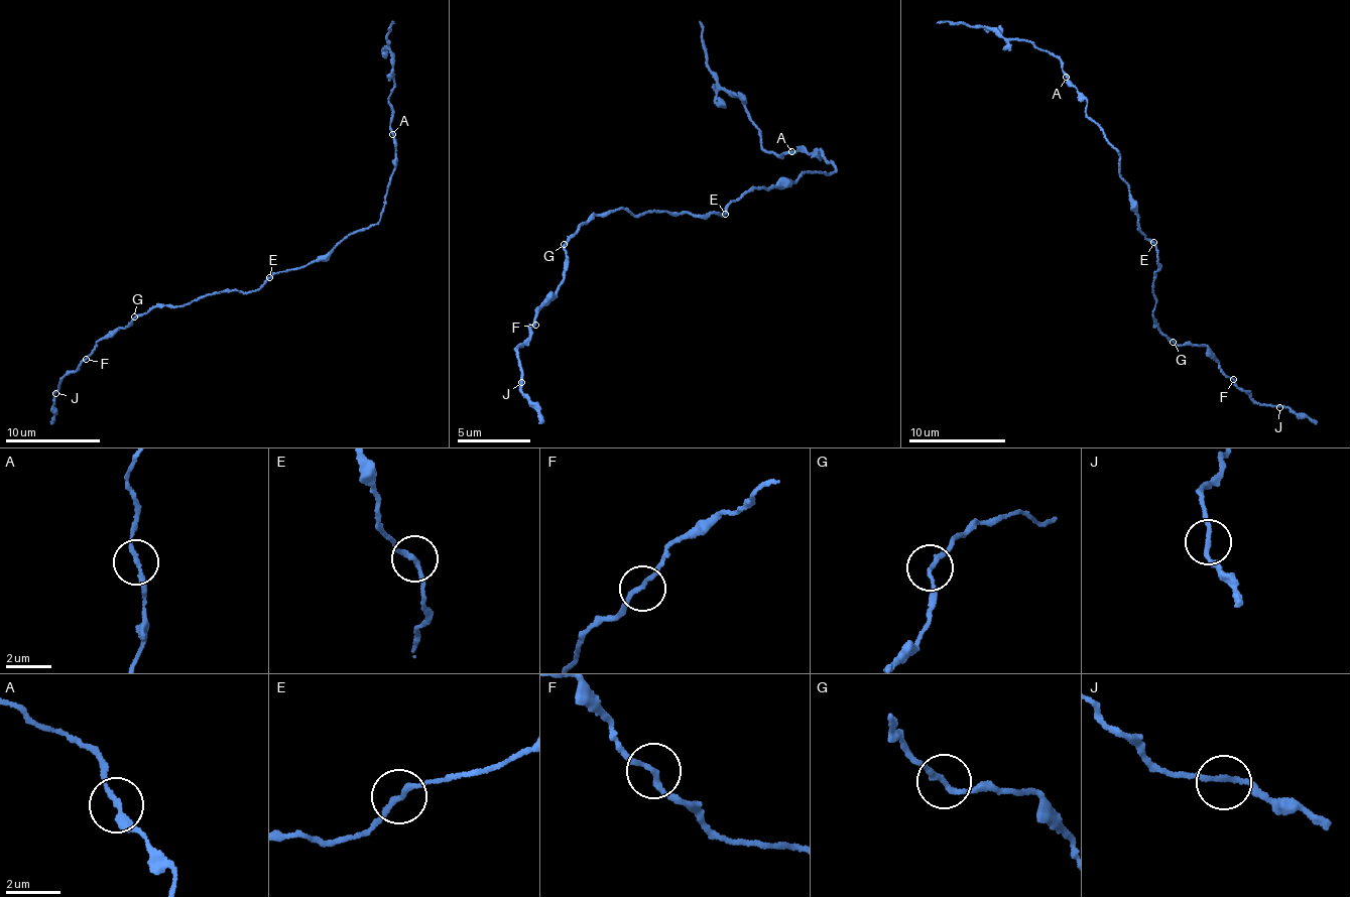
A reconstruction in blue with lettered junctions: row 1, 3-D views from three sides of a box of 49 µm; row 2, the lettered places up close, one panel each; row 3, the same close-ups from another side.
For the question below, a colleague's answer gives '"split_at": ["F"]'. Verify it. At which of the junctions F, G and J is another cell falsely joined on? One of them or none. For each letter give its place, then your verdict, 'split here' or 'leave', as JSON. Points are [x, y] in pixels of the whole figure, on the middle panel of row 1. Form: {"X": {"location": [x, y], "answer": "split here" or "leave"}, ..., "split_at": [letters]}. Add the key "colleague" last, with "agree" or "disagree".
{"F": {"location": [535, 325], "answer": "leave"}, "G": {"location": [564, 244], "answer": "leave"}, "J": {"location": [521, 382], "answer": "leave"}, "split_at": [], "colleague": "disagree"}

